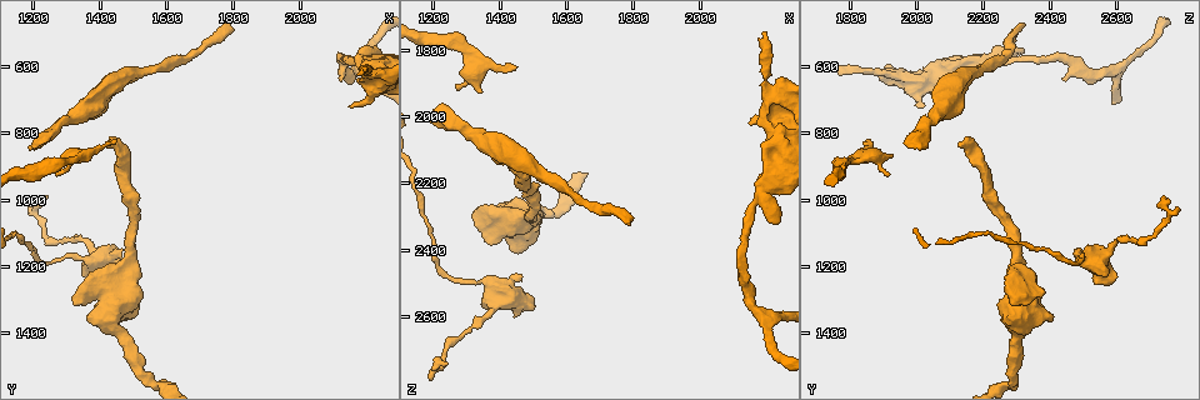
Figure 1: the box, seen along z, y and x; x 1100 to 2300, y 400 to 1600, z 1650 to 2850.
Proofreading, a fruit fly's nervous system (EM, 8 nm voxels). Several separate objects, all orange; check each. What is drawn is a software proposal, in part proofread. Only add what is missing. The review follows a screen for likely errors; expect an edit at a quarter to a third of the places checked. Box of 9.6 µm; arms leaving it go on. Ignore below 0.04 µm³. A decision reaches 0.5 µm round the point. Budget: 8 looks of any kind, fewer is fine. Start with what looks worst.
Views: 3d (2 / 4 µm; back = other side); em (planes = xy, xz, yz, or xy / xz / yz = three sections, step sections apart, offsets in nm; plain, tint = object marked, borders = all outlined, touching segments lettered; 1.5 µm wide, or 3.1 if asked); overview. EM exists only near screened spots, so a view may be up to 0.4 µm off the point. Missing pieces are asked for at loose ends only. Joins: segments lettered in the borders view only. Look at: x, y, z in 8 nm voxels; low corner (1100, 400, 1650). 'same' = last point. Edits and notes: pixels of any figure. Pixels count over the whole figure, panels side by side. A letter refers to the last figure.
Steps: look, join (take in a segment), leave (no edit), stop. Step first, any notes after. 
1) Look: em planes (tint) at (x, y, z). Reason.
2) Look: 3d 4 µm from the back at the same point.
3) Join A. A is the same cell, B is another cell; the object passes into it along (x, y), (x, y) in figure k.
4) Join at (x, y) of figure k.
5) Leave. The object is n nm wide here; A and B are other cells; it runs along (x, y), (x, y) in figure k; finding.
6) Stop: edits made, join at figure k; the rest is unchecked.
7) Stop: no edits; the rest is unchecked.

Look: em planes (tint) at (1410, 830, 2130). Branch stops here.

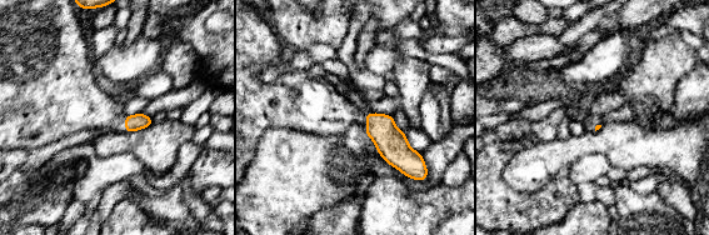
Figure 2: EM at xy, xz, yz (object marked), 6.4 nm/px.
Look: em planes (borders) at the same point.

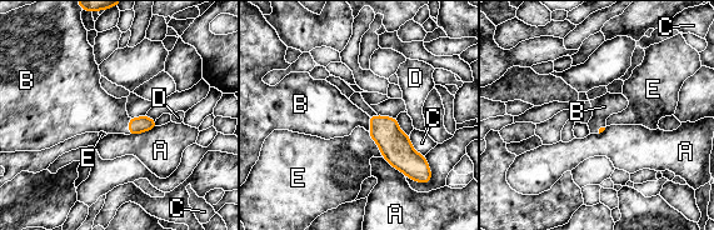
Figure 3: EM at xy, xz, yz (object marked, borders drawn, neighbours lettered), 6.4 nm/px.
Join B. B is the same cell, A, C, D and E are other cells; the object passes into it along (136, 125), (129, 126), (94, 110) in figure 3; the neuron continues.

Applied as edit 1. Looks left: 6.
Look: overview.

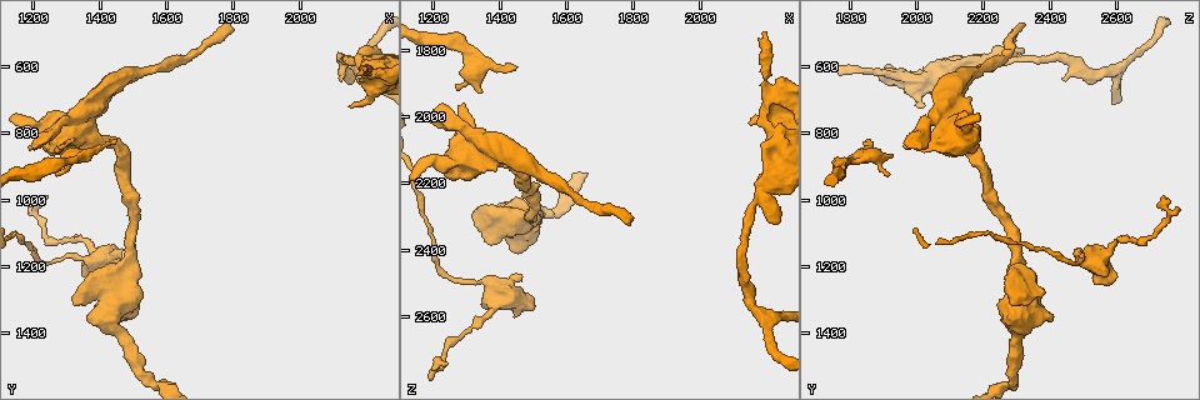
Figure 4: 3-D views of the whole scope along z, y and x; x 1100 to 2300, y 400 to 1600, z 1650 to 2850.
Look: em planes (plain) at (1190, 840, 2010). Free end.

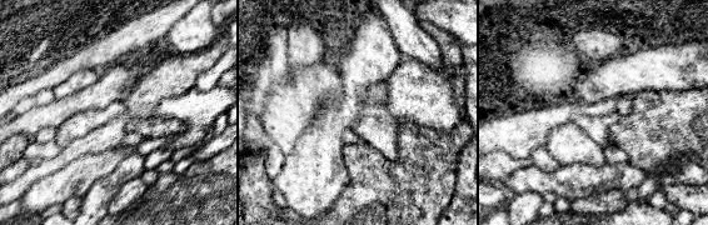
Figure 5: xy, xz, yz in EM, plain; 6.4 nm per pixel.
Look: em planes (borders) at the same point.

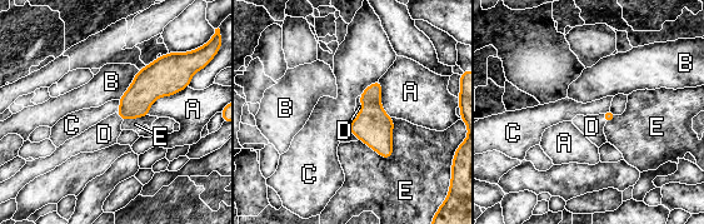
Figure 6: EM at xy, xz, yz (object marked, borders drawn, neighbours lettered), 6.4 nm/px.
Join D. D is the same cell, A, B, C and E are other cells; the object passes into it along (373, 125), (362, 109), (359, 106) in figure 6; it goes on there.

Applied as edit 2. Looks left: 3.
Look: overview. Redraw.

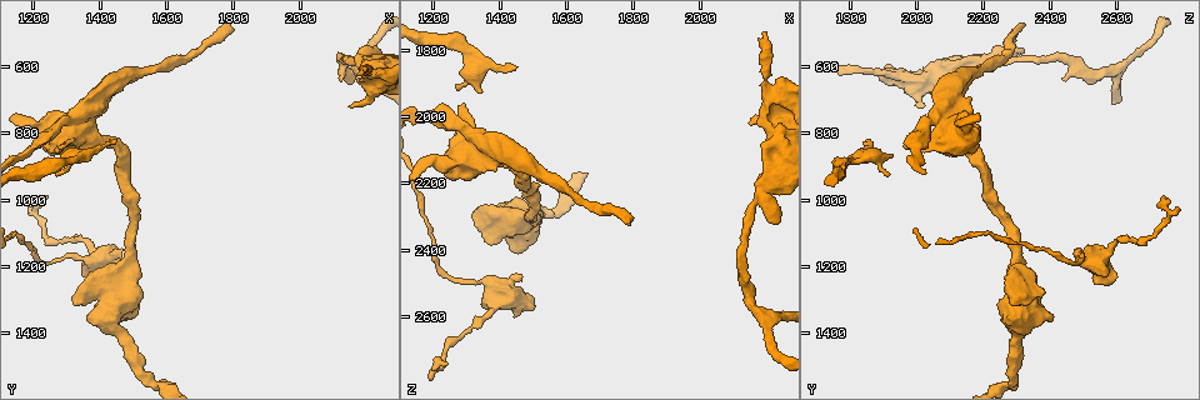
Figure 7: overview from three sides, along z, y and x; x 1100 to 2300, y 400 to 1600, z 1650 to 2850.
Look: 3d 4 µm from the back at (2230, 550, 2320). An open end.

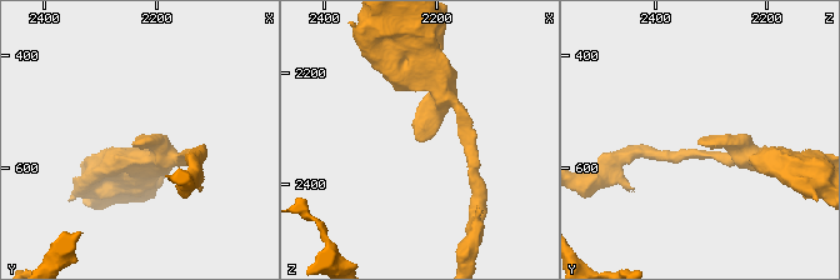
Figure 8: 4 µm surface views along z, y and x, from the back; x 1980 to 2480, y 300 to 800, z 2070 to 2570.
Look: em planes (borders) at (2240, 555, 2320). Shape alone is not enough.

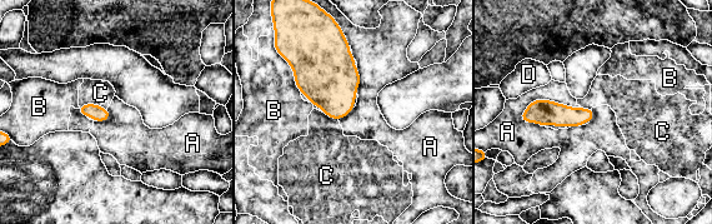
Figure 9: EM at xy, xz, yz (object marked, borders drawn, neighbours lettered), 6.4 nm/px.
Leave. A, B, C and D are other cells; a border runs along (581, 108), (534, 100), (520, 119) in figure 9; none of them fits.

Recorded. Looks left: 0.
Stop: edits made, join at figure 3, join at figure 6; the rest is unchecked.

